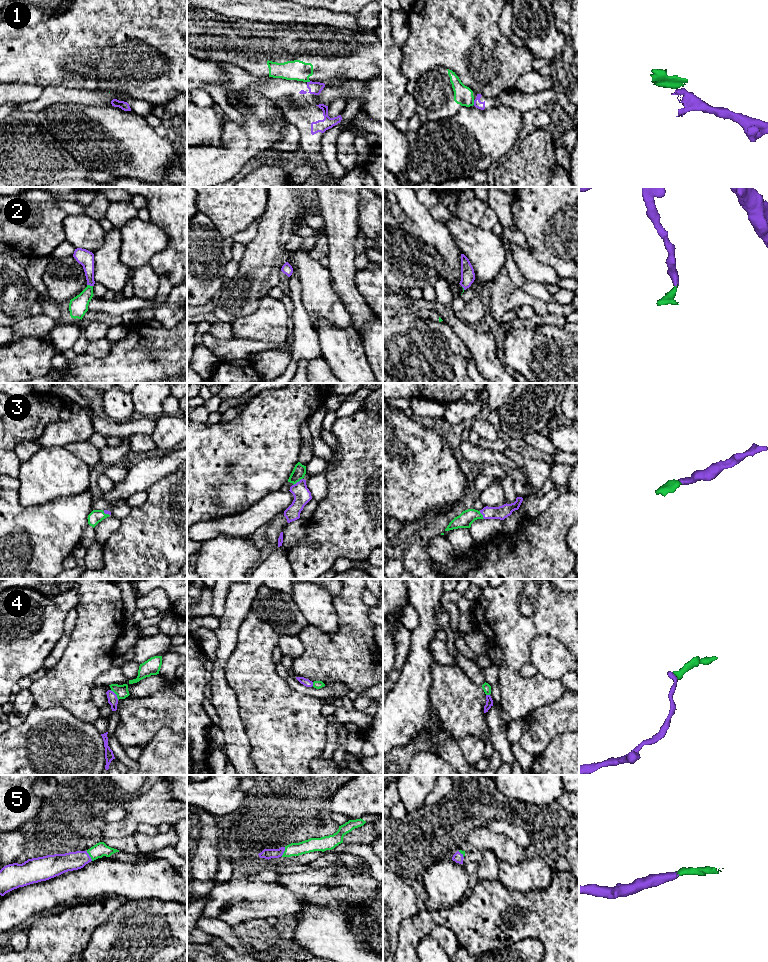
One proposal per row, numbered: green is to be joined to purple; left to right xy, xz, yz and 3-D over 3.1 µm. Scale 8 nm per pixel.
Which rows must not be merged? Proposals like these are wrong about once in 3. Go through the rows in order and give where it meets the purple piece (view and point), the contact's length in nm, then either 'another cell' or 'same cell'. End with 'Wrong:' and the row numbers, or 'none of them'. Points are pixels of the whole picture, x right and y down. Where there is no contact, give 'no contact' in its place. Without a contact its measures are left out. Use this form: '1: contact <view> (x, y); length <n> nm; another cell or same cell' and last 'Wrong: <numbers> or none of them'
1: contact yz (474, 102); length 40 nm; another cell
2: contact xy (90, 285); length 50 nm; same cell
3: contact xz (297, 482); length 100 nm; same cell
4: contact xy (115, 694); length 100 nm; same cell
5: contact xy (89, 856); length 90 nm; same cell
Wrong: 1

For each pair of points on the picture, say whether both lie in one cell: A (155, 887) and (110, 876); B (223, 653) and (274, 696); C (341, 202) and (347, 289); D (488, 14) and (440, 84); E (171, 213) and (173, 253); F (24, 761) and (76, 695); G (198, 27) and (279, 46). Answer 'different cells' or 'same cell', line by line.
A: same cell
B: different cells
C: same cell
D: different cells
E: same cell
F: different cells
G: same cell

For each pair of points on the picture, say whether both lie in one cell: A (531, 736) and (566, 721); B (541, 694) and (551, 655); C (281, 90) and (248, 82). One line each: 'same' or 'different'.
A: same
B: different
C: same

